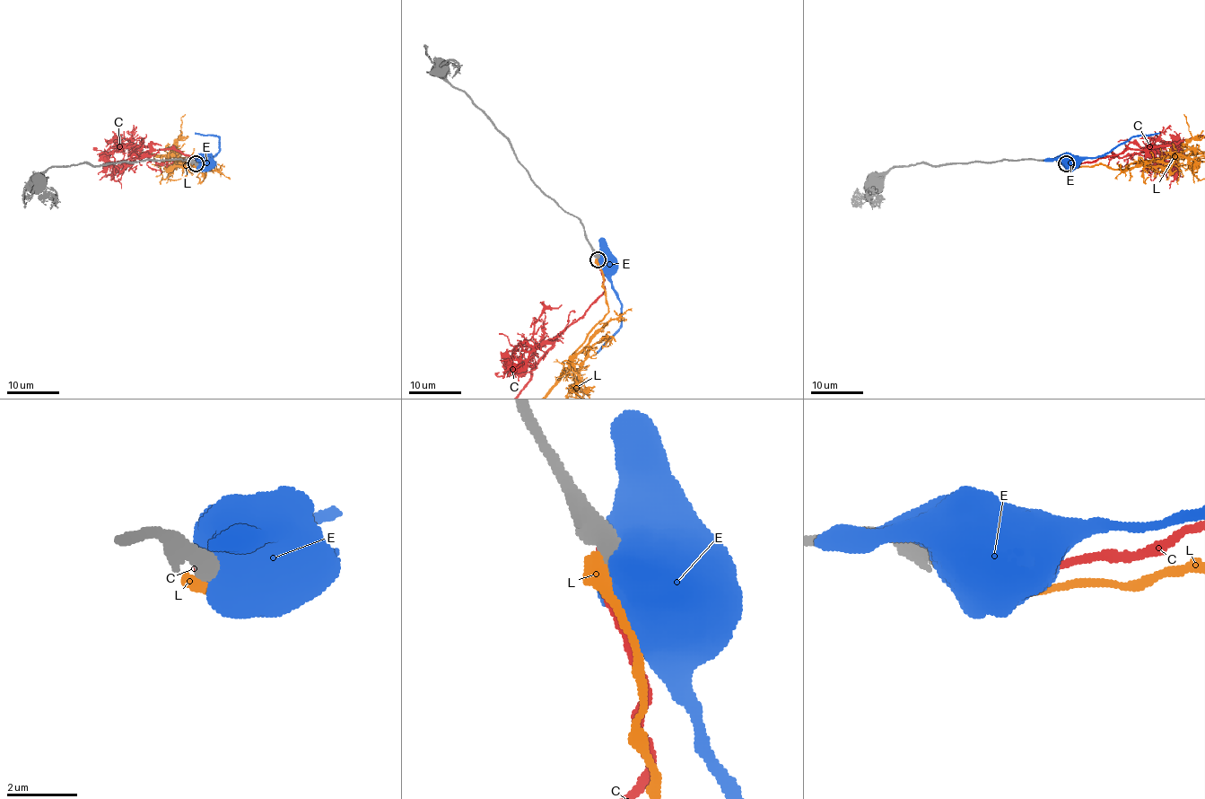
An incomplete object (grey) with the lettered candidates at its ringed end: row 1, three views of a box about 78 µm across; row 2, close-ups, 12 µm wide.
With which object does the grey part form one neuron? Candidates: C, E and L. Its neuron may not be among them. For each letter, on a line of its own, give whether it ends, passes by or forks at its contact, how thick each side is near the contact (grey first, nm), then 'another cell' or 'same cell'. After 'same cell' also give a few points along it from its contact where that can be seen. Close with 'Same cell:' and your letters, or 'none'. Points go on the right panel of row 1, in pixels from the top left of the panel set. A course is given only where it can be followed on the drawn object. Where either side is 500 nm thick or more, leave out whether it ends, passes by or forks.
C: calibres 650 and 500 nm; same cell
E: calibres 600 and 1100 nm; another cell
L: calibres 550 and 440 nm; another cell
Same cell: C

